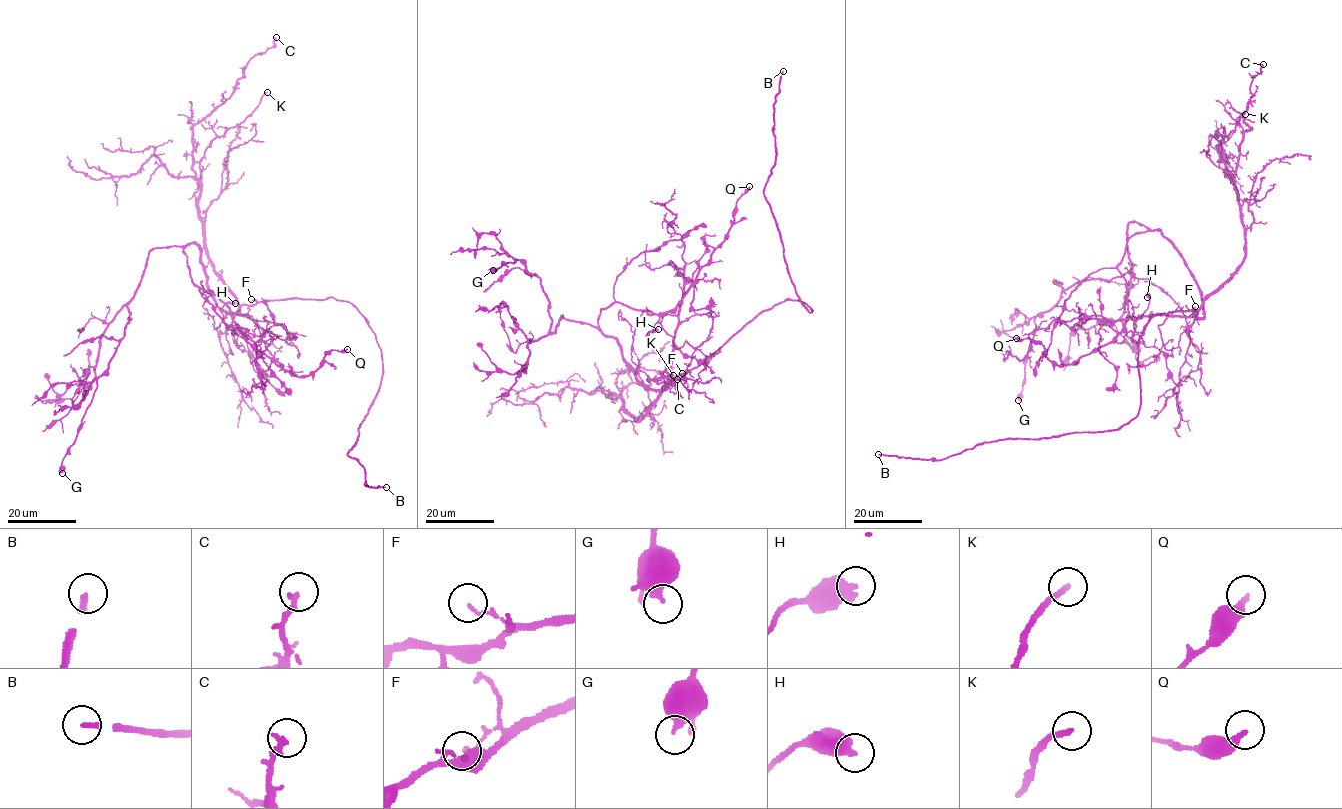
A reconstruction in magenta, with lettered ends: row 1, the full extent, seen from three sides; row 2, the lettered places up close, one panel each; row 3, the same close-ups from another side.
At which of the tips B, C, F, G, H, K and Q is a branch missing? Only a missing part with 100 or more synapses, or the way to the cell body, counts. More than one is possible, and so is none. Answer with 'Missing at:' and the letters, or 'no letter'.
Missing at: B

